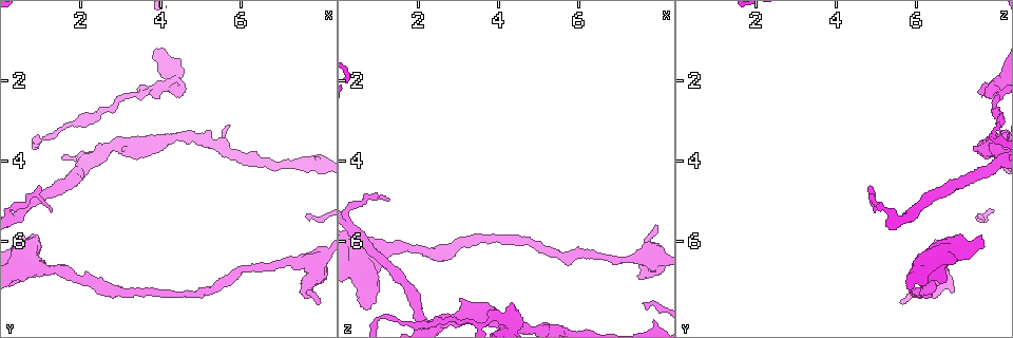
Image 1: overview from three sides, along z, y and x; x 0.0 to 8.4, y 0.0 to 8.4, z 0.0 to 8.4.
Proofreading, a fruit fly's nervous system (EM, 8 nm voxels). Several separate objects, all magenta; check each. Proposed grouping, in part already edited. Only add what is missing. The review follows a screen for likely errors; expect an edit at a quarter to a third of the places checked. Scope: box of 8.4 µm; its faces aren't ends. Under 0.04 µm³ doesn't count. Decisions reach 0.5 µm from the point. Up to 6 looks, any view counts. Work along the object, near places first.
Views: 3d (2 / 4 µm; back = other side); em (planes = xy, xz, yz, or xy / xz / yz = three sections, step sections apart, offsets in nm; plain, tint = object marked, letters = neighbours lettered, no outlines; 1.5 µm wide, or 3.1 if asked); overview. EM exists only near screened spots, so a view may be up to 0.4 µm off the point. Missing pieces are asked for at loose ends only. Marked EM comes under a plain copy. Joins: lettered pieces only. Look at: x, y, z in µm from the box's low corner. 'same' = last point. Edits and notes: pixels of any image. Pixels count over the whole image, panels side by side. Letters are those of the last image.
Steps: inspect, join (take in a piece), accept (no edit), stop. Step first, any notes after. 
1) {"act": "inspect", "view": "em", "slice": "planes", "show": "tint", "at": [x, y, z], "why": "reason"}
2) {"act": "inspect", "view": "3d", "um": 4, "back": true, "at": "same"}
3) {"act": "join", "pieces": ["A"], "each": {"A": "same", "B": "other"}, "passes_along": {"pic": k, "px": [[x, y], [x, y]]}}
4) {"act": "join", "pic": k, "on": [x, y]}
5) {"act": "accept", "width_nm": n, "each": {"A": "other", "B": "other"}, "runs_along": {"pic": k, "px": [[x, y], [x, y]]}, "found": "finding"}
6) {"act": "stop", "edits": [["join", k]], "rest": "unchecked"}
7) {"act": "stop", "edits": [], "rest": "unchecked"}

{"act": "inspect", "view": "em", "slice": "xy", "step": 8, "show": "tint", "at": [1.30, 5.25, 4.95], "why": "thin end"}

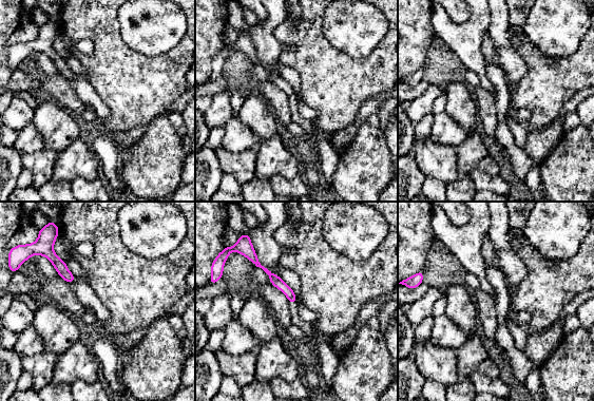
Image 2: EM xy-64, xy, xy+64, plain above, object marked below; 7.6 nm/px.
{"act": "inspect", "view": "em", "slice": "planes", "show": "letters", "at": "same"}

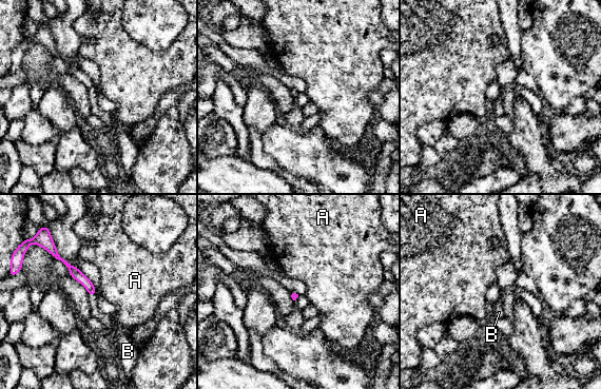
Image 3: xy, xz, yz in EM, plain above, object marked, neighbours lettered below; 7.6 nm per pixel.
{"act": "join", "pieces": ["B"], "each": {"A": "other", "B": "same"}, "found": "the neuron continues"}

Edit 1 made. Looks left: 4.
{"act": "inspect", "view": "overview", "why": "see it whole again"}

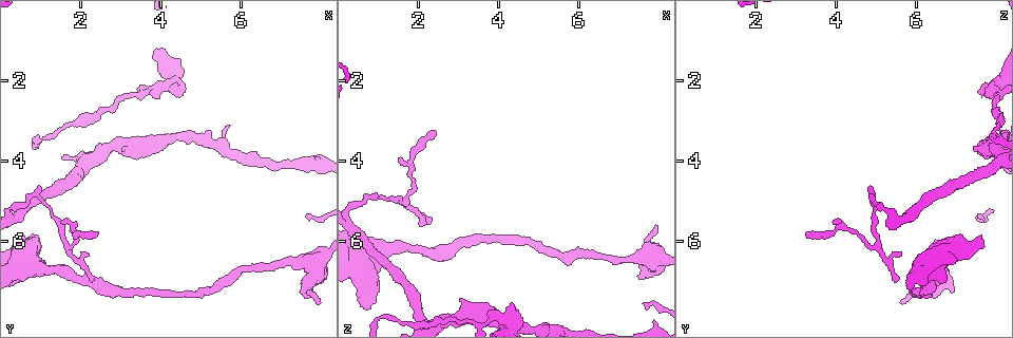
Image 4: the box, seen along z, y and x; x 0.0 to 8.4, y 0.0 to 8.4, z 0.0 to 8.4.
{"act": "inspect", "view": "em", "slice": "yz", "step": 4, "show": "letters", "at": [0.60, 5.90, 7.60], "why": "stops while still wide"}

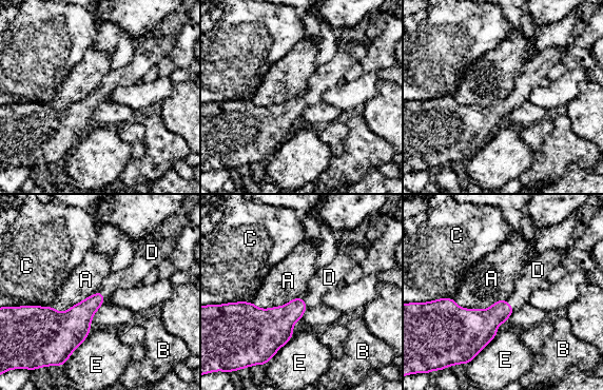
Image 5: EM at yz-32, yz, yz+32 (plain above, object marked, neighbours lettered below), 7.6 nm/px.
{"act": "join", "pieces": ["D"], "each": {"A": "other", "B": "other", "C": "other", "D": "same", "E": "other"}, "passes_along": {"pic": 5, "px": [[78, 318], [102, 297], [128, 277]]}, "found": "it goes on there"}

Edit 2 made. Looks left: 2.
{"act": "stop", "edits": [["join", 3], ["join", 5]], "rest": "unchecked"}

